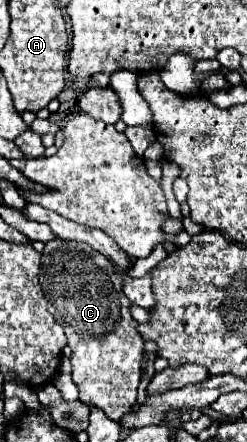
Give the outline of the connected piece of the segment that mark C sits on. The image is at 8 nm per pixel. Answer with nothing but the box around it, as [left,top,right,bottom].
[39,237,143,421]

